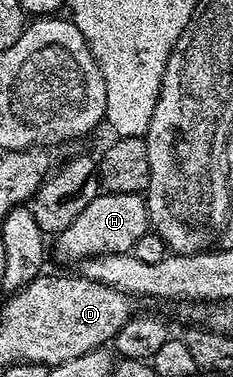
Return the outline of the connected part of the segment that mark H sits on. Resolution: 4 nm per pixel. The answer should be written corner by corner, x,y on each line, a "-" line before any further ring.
101,193
55,236
56,255
73,265
99,255
127,255
134,241
138,241
138,237
145,235
149,229
148,205
143,194

